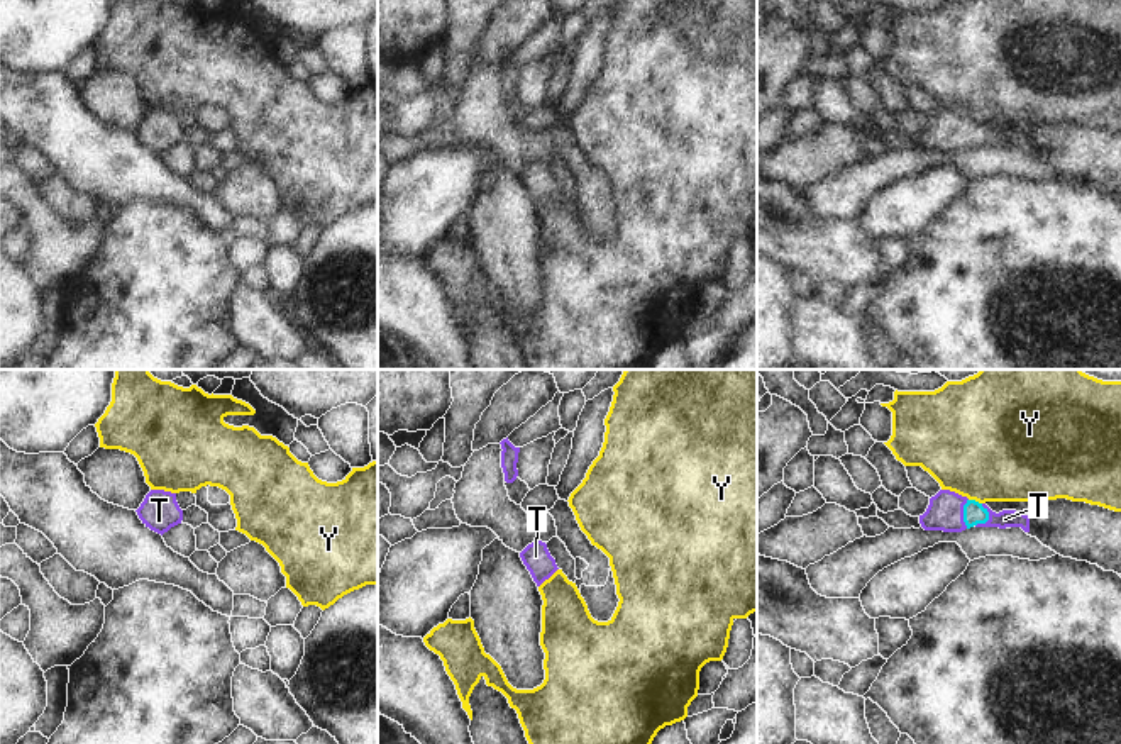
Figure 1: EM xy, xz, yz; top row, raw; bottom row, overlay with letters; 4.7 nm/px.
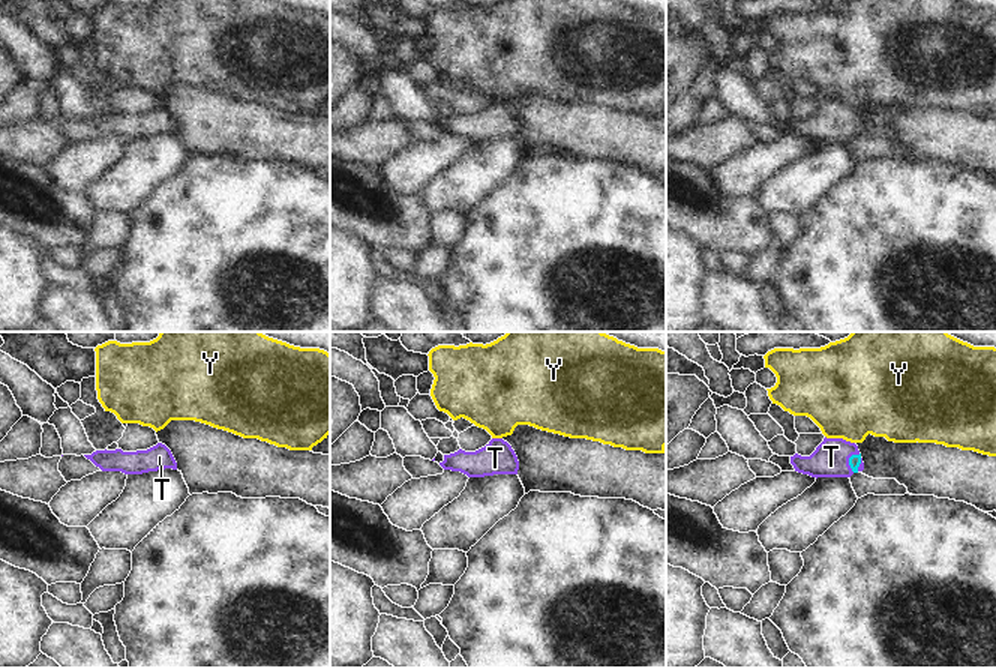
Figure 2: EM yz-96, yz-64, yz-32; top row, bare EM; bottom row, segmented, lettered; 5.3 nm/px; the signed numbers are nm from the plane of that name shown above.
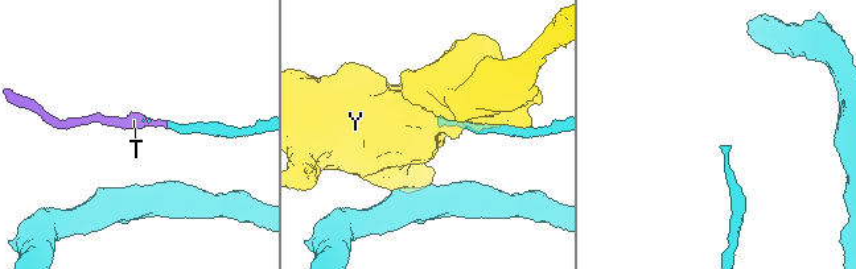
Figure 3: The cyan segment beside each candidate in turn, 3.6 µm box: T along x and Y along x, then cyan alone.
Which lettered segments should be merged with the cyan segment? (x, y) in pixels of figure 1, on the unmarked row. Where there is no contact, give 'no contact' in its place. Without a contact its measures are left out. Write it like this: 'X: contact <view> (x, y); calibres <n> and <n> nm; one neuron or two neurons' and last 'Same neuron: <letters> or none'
T: contact yz (988, 138); calibres 100 and 80 nm; one neuron
Y: contact yz (974, 121); calibres 100 and 500 nm; two neurons
Same neuron: T

